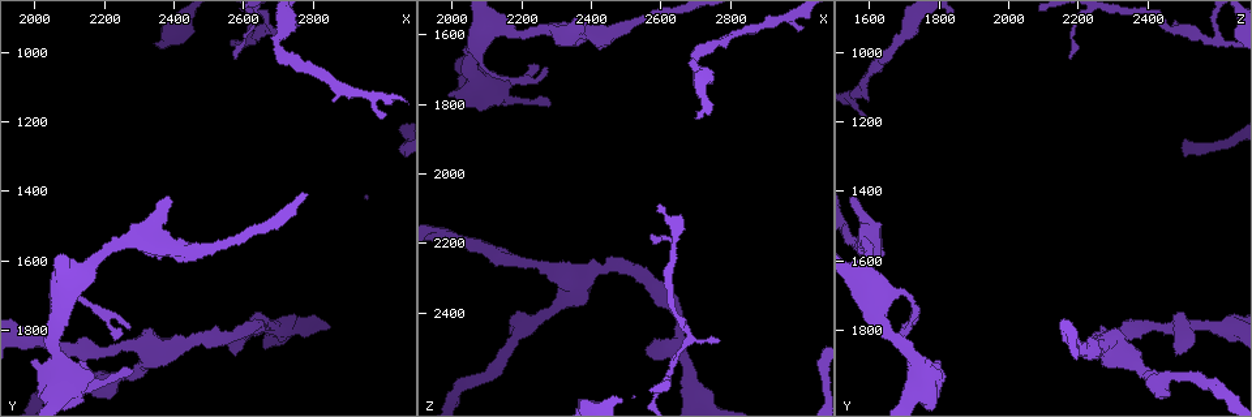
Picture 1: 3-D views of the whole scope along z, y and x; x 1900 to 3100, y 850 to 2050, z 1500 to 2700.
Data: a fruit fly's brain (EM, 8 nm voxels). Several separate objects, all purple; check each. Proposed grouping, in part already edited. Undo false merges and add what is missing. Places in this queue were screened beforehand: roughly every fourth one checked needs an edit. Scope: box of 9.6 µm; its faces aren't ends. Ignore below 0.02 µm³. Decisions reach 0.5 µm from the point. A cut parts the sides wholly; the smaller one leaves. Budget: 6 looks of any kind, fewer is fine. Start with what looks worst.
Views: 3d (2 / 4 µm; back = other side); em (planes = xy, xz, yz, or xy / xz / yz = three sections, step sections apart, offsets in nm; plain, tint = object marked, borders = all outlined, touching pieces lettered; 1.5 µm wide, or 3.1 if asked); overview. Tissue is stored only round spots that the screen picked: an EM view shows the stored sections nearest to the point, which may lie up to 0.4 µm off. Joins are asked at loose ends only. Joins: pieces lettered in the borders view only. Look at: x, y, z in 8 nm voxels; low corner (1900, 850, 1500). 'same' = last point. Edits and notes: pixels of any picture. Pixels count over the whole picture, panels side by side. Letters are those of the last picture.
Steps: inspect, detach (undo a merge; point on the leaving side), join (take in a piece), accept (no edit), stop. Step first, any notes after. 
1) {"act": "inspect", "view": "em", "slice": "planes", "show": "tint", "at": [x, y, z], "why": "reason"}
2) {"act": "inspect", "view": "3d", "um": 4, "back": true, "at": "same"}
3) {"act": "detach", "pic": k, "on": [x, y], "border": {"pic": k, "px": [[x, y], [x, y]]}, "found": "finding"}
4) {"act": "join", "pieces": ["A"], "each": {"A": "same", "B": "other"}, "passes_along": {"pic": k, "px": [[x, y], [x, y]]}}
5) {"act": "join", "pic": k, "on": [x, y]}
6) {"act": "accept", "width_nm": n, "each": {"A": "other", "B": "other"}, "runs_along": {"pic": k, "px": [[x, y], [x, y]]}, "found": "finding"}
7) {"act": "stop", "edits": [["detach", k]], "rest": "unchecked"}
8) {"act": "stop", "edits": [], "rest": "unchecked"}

{"act": "inspect", "view": "3d", "um": 4, "at": [2120, 1710, 1720], "why": "thick turns thin"}

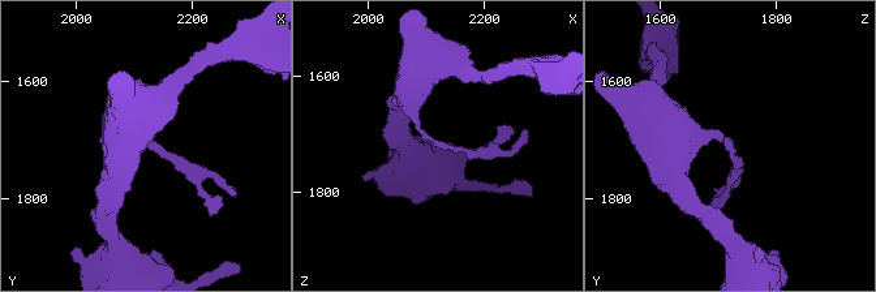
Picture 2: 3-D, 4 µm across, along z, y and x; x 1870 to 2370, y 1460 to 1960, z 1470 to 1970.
{"act": "inspect", "view": "em", "slice": "planes", "show": "borders", "at": [2115, 1700, 1715], "arm_widths_nm": [180, 400], "why": "shape alone is not enough"}

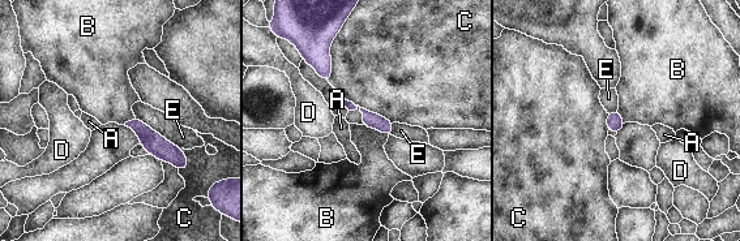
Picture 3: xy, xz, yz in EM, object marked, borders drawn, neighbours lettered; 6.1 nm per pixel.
{"act": "accept", "longest_contact_nm": ["E", 340], "each": {"A": "other", "B": "other", "C": "other", "D": "other", "E": "other"}, "border": {"pic": 3, "px": [[362, 125], [375, 128], [388, 136]]}, "found": "one cell here"}

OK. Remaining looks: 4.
{"act": "inspect", "view": "em", "slice": "planes", "show": "borders", "at": [2230, 1850, 2250]}

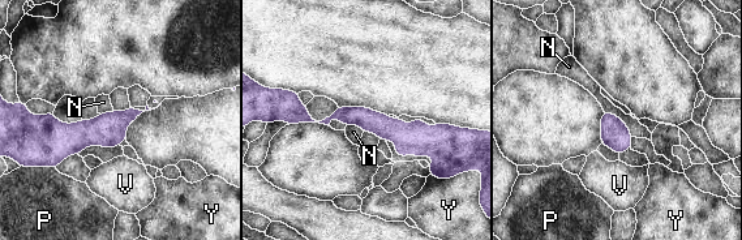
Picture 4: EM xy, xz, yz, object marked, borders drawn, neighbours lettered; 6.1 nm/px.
{"act": "accept", "each": {"N": "other", "P": "other", "V": "other", "Y": "other"}, "border": {"pic": 4, "px": [[604, 111], [614, 114], [633, 136]]}, "found": "all the same cell"}

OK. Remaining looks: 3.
{"act": "inspect", "view": "em", "slice": "xy", "step": 4, "show": "borders", "at": [2630, 970, 2590]}

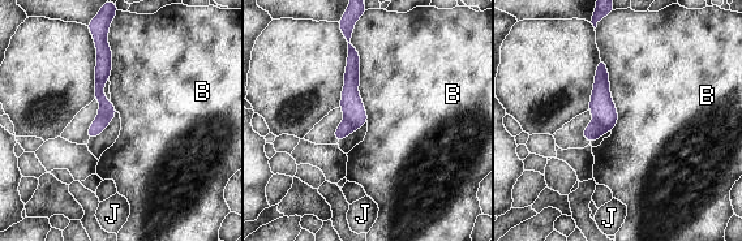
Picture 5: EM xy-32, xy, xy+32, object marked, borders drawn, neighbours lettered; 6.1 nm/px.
{"act": "detach", "pic": 5, "on": [106, 110], "width_nm": 110, "each": {"B": "other", "J": "other"}, "part_leaving": {"pic": 5, "px": [[350, 48], [356, 125]]}, "found": "a second cell is stuck on"}

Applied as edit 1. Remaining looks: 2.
{"act": "stop", "edits": [["detach", 5]], "rest": "unchecked"}

